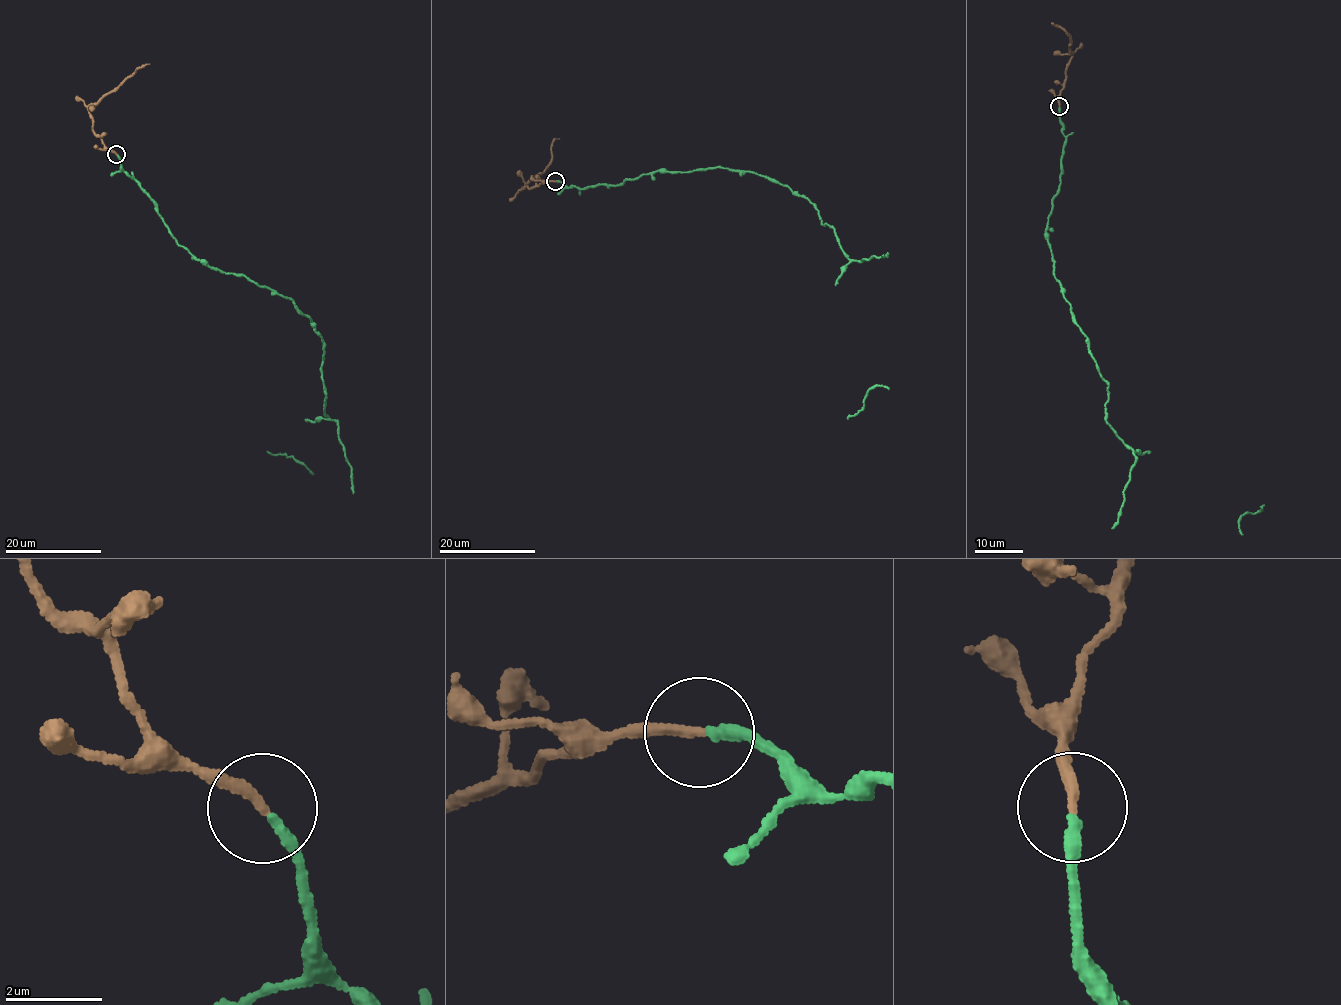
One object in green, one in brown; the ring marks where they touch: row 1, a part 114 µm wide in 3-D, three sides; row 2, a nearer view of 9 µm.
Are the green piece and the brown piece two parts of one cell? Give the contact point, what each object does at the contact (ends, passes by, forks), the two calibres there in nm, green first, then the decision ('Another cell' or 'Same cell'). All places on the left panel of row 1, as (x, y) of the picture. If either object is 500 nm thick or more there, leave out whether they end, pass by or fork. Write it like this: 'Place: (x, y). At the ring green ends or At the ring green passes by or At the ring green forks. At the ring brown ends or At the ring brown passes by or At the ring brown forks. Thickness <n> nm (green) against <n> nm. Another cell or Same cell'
Place: (116, 154). At the ring green ends. At the ring brown ends. Thickness 240 nm (green) against 240 nm. Same cell

